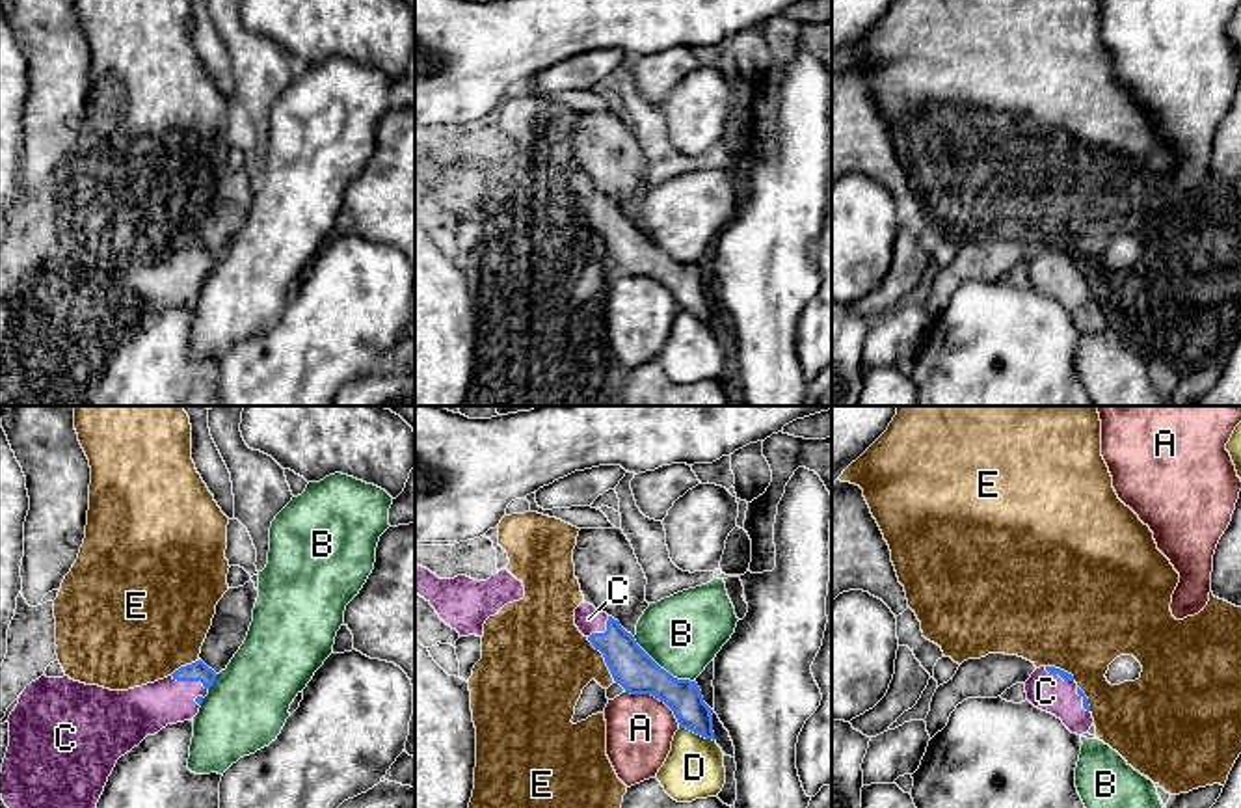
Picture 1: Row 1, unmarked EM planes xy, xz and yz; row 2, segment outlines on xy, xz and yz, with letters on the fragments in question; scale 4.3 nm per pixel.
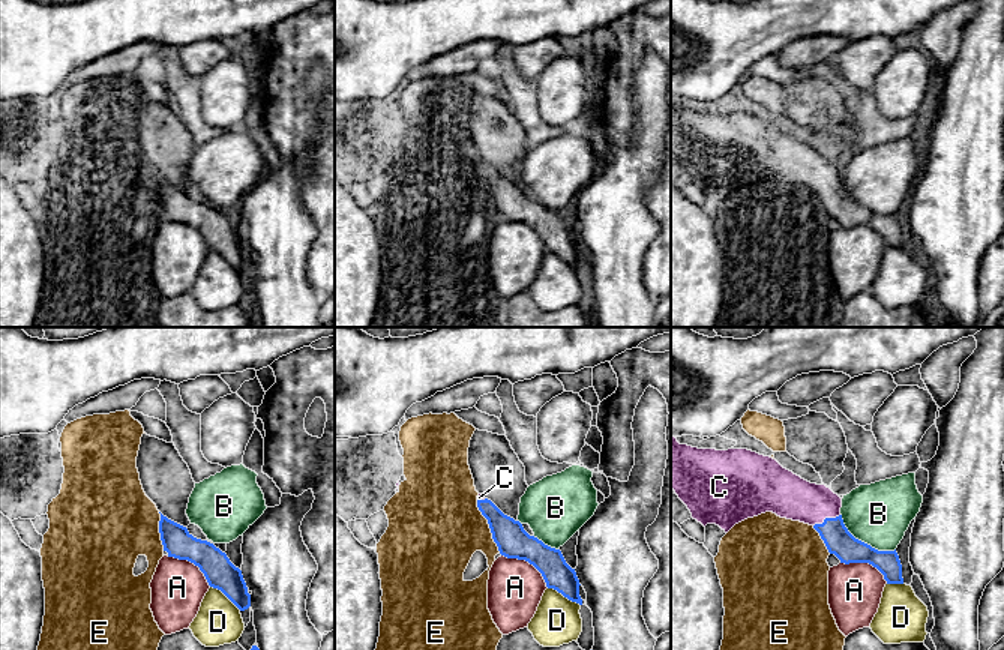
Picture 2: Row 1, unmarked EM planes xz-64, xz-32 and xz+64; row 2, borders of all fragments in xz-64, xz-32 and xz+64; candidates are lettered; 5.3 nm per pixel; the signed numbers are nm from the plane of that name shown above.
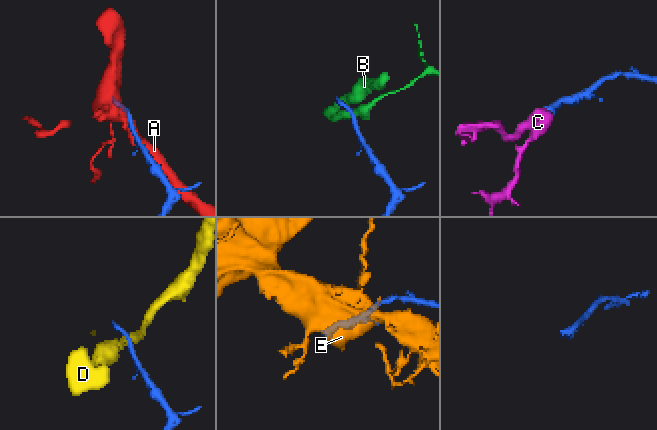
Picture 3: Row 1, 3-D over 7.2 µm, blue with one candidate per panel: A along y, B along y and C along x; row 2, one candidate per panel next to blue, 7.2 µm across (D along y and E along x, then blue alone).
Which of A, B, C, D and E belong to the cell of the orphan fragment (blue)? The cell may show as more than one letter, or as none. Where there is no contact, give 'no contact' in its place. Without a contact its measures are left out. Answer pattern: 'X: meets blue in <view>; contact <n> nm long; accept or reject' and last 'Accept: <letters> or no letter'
A: meets blue in xz; contact 280 nm long; reject
B: meets blue in xz; contact 320 nm long; reject
C: meets blue in xy; contact 170 nm long; accept
D: meets blue in xz; contact 170 nm long; reject
E: meets blue in xz; contact 220 nm long; reject
Accept: C

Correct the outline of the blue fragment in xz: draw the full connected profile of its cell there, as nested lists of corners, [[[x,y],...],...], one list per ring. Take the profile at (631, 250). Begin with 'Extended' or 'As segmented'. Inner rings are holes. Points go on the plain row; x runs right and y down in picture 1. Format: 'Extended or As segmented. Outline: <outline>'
Extended. Outline: [[[586,184],[575,192],[575,209],[603,236],[614,264],[625,276],[659,281],[674,294],[679,311],[714,324],[713,292],[703,285],[696,264],[677,263],[661,251],[618,203]]]

